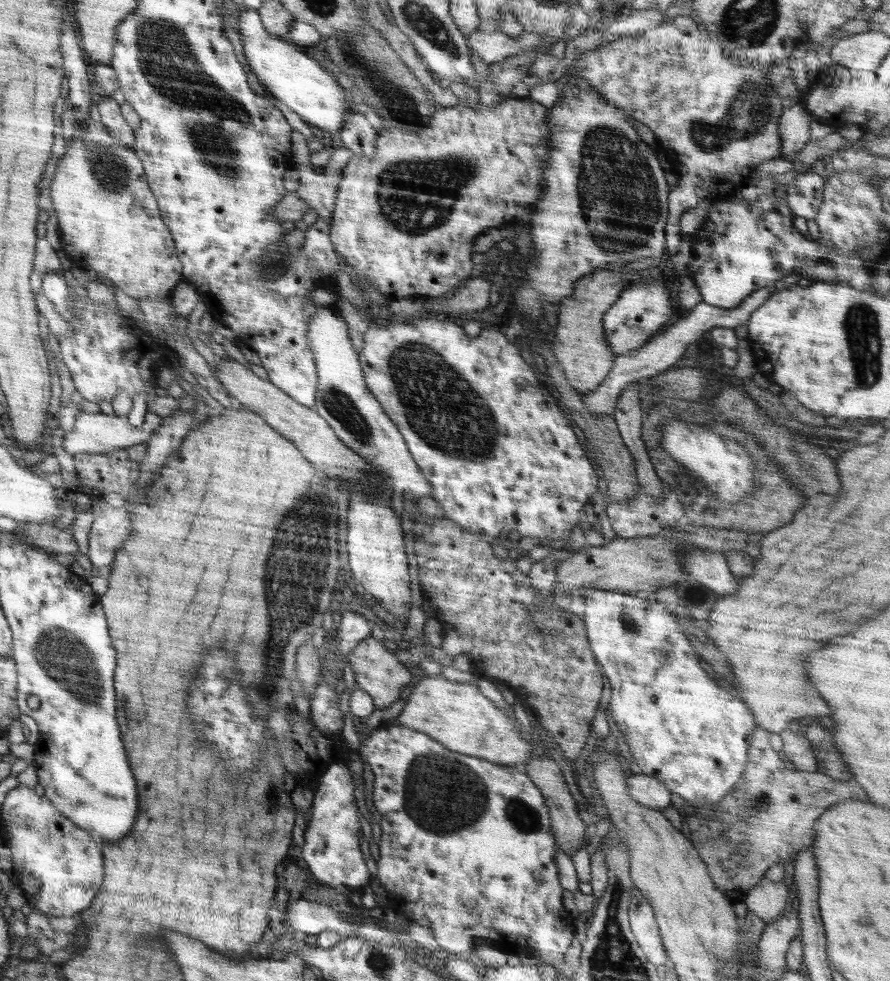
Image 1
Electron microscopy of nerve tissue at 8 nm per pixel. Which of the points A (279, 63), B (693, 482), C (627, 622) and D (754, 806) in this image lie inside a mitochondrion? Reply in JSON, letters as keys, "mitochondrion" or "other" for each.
{"A":"other","B":"other","C":"mitochondrion","D":"mitochondrion"}

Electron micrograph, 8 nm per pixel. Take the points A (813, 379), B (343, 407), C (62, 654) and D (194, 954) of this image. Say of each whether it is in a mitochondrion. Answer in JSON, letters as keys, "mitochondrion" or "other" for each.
{"A":"other","B":"mitochondrion","C":"mitochondrion","D":"other"}

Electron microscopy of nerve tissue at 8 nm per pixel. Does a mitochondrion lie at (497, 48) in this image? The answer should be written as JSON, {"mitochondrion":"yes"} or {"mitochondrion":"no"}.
{"mitochondrion":"no"}

